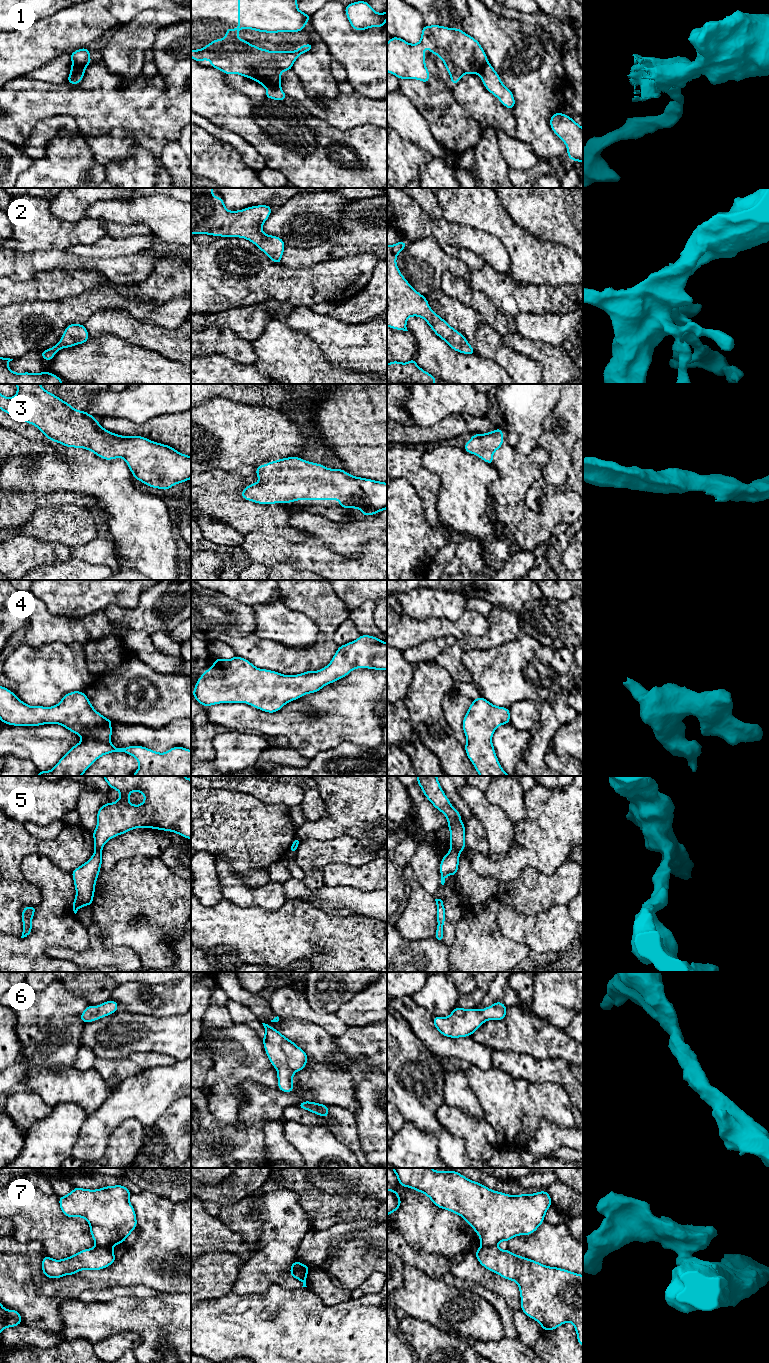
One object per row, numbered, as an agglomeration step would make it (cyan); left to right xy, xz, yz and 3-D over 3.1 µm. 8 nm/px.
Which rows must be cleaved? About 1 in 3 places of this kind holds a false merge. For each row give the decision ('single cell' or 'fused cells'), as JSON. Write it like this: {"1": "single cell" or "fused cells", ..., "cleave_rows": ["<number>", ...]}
{"1": "fused cells", "2": "single cell", "3": "single cell", "4": "single cell", "5": "fused cells", "6": "single cell", "7": "fused cells", "cleave_rows": ["1", "5", "7"]}

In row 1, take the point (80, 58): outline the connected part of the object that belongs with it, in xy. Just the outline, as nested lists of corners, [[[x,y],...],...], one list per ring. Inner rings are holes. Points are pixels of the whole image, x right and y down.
[[[81,48],[70,54],[72,60],[71,71],[77,68],[85,69],[91,63],[91,57],[88,48]]]

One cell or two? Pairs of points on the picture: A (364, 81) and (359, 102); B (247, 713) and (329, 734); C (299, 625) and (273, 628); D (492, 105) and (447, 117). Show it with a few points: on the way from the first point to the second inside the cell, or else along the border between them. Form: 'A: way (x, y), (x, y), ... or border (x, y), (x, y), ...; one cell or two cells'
A: border (354, 90), (376, 100); two cells
B: way (267, 723), (296, 725), (306, 733), (309, 733); one cell
C: way (293, 626), (279, 626); one cell
D: border (451, 90), (454, 100), (464, 110); two cells

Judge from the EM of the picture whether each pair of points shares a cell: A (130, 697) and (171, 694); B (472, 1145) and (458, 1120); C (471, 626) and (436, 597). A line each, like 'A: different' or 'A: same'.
A: same
B: same
C: different

